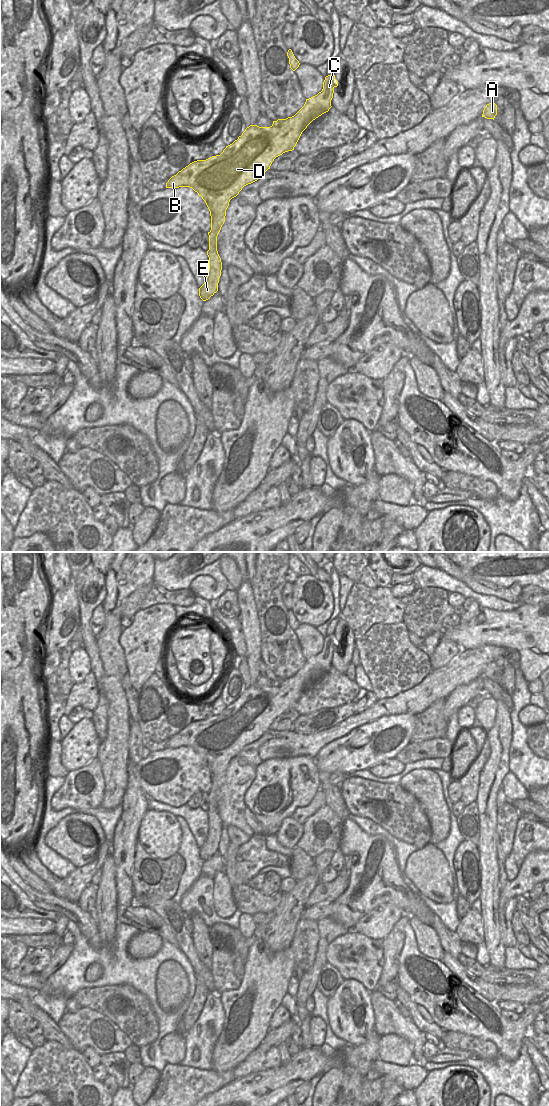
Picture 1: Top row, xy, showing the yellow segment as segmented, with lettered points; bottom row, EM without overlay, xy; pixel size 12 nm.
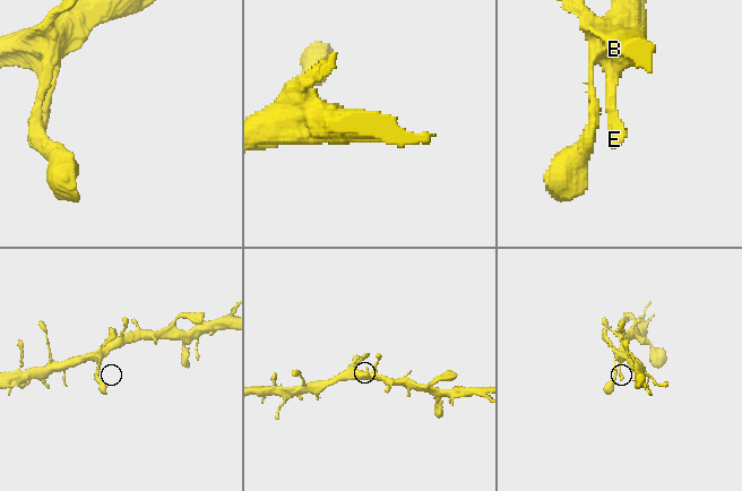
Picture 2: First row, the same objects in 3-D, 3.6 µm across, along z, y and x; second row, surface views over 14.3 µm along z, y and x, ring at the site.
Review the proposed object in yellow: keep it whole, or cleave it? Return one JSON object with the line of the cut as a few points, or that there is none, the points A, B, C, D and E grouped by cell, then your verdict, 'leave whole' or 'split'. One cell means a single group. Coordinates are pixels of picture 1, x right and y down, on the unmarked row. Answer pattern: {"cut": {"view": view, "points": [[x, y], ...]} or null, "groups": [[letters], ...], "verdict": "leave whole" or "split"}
{"cut": null, "groups": [["A", "B", "C", "D", "E"]], "verdict": "leave whole"}

